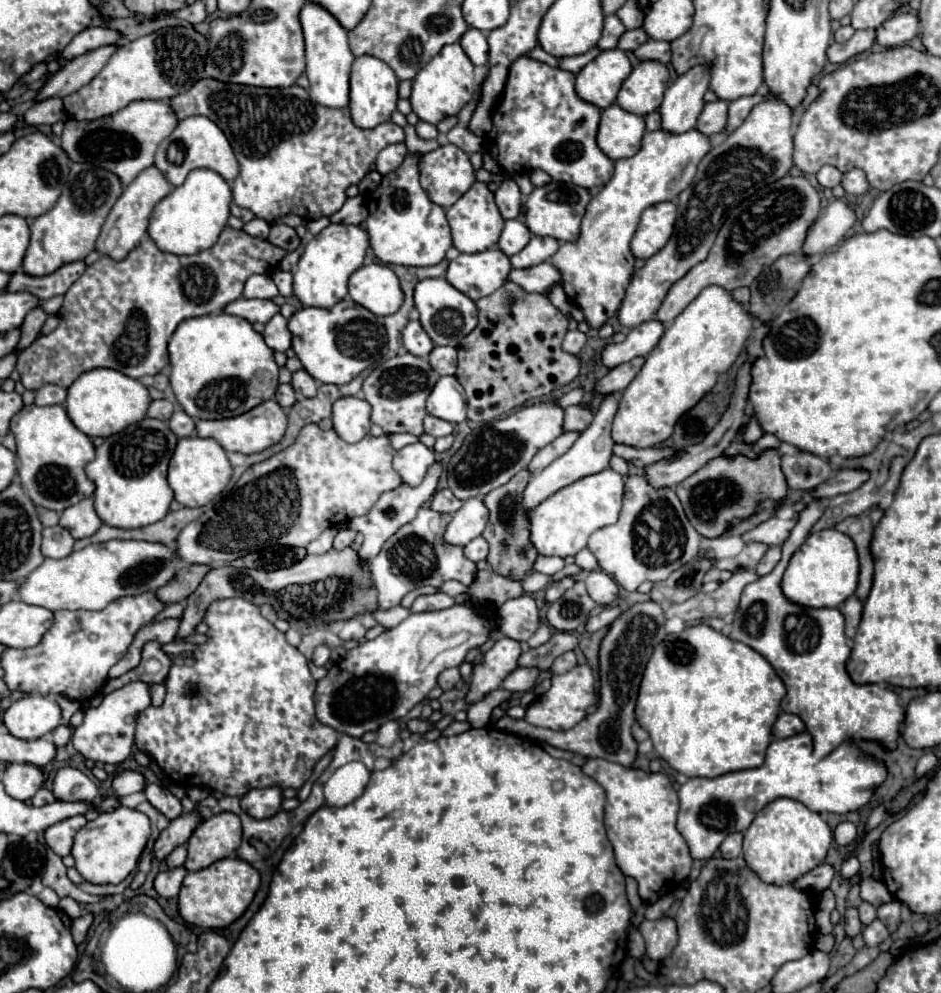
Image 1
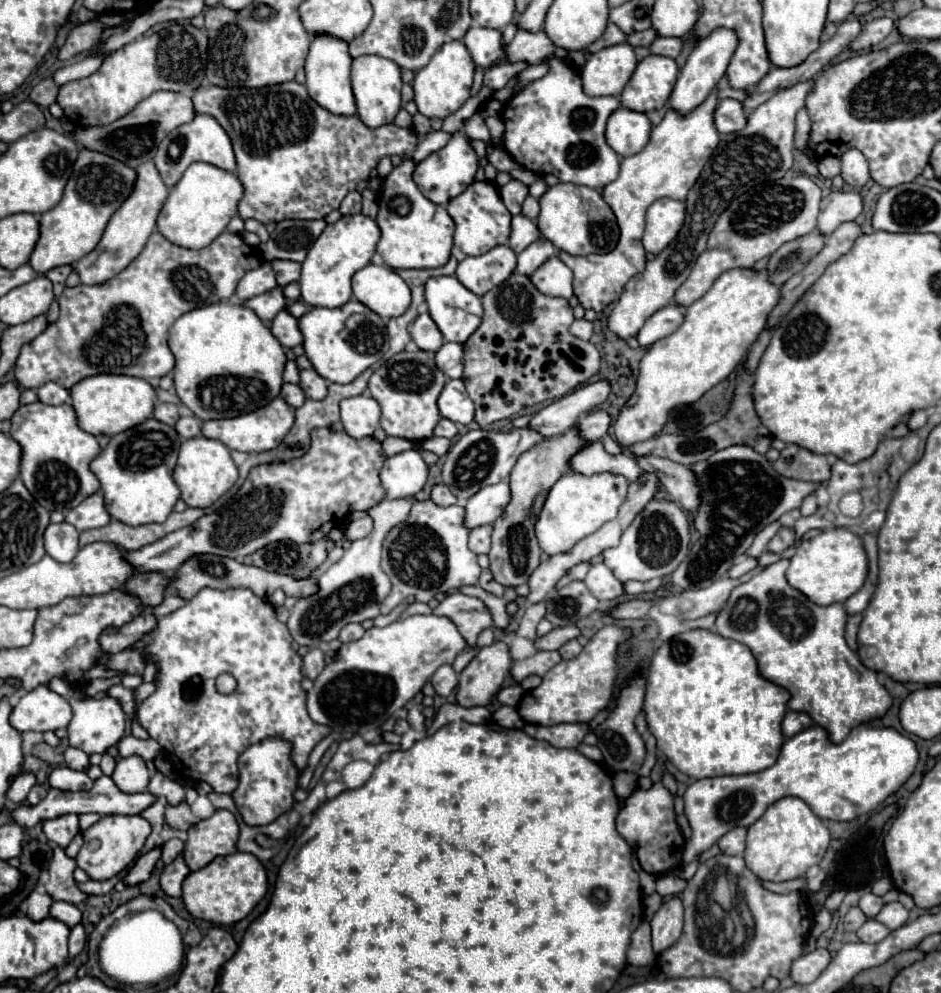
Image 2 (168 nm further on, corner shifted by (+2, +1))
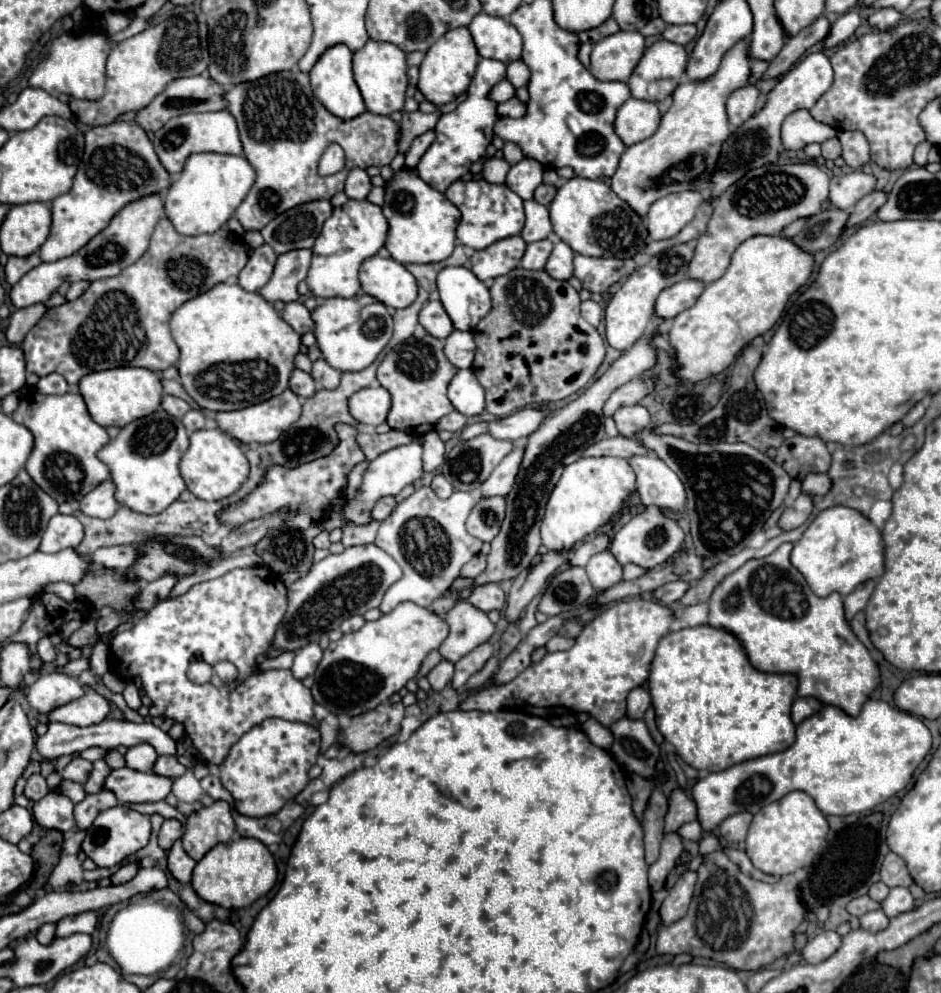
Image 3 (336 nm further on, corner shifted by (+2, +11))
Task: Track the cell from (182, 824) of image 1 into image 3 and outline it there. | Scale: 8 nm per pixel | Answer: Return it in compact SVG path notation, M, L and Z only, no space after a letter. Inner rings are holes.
M125 864L125 866L121 866L121 868L111 876L111 884L113 884L113 886L119 886L119 884L129 882L129 880L137 874L137 870L139 870L137 864Z

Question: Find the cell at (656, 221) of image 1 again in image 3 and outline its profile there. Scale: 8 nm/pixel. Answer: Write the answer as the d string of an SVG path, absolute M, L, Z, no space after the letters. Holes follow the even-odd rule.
M695 190L669 194L657 200L647 214L647 230L653 240L665 240L677 236L695 216L703 196Z

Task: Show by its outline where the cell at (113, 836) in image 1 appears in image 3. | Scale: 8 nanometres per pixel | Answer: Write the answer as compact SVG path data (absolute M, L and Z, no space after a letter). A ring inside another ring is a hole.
M113 806L109 810L103 810L99 812L99 816L95 818L95 822L87 828L87 834L85 834L85 840L81 844L81 848L85 850L85 854L101 868L111 868L115 864L121 864L127 856L135 854L137 850L145 848L147 842L149 842L149 836L151 836L151 822L149 822L149 816L141 814L141 812L135 812L127 806Z

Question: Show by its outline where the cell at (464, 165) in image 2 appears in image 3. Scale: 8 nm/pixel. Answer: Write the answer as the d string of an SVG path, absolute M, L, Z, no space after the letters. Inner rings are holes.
M479 60L477 72L469 84L467 98L449 114L443 114L435 126L435 140L429 146L429 150L423 154L417 166L417 174L421 180L425 180L429 186L433 186L439 192L445 192L449 184L459 180L463 174L469 172L471 164L485 156L487 146L493 140L493 124L499 118L497 116L497 102L489 98L489 92L495 84L505 80L507 66L499 60Z

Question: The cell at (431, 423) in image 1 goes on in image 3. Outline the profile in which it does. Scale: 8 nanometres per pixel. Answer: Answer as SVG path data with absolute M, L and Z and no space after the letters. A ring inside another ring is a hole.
M453 410L451 414L447 414L447 416L443 416L439 422L437 422L437 426L435 426L435 430L437 432L441 432L441 430L449 430L449 432L459 432L459 430L463 430L465 428L465 424L467 424L467 418L461 414L461 412L457 412L457 410Z

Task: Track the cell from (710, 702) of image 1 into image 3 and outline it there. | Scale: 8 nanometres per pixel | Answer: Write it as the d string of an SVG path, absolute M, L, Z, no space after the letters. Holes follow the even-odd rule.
M695 626L663 636L651 664L649 692L659 732L675 746L677 754L697 770L719 772L751 758L787 750L795 742L795 724L791 720L791 704L797 696L795 674L765 674L755 670L739 640L725 630Z

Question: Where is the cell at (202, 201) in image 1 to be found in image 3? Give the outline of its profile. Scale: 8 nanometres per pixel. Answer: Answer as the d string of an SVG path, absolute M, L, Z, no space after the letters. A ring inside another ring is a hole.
M201 152L189 156L183 172L175 178L165 194L165 212L173 226L185 236L213 234L227 224L237 206L247 196L255 182L255 170L245 156L229 156L215 152Z

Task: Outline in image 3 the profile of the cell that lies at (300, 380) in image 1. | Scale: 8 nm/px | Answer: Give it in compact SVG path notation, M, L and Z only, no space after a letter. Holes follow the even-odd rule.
M319 358L317 362L313 362L313 370L311 370L311 376L315 378L315 382L321 386L321 388L327 388L327 390L333 390L339 386L341 382L341 372L331 368L325 358Z

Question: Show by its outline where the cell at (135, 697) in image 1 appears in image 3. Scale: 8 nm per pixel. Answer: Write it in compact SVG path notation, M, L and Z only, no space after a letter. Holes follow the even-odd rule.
M87 688L85 694L69 704L63 704L47 714L49 722L63 722L73 726L91 726L99 724L109 714L109 702L99 696L95 690Z

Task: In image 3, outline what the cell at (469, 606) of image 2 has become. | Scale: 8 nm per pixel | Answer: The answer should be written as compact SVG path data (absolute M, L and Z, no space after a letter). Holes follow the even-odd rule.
M483 584L473 590L473 594L467 598L467 602L471 602L473 606L477 606L483 612L501 610L505 606L505 592L501 590L499 584ZM501 596L503 596L503 602L501 602Z

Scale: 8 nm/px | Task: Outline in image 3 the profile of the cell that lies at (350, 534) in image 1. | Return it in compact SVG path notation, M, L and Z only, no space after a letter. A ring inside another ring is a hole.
M395 496L381 498L381 500L377 502L377 506L373 508L373 518L375 518L375 520L385 520L395 508L397 508L397 500L395 500Z

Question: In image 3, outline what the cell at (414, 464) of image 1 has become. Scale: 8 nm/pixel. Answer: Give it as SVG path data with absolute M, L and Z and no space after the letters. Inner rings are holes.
M415 438L411 444L403 444L403 446L397 446L397 448L391 448L383 454L379 454L365 470L363 474L363 482L361 486L357 488L355 496L351 500L347 500L341 510L329 510L323 520L321 520L321 526L323 530L335 530L335 528L343 528L343 524L351 522L351 524L357 524L357 526L363 526L363 524L371 524L373 518L371 518L371 510L375 506L375 502L383 496L391 496L391 494L399 494L407 484L413 484L415 480L421 478L423 474L423 468L421 468L421 452L423 452L423 446L421 442Z

